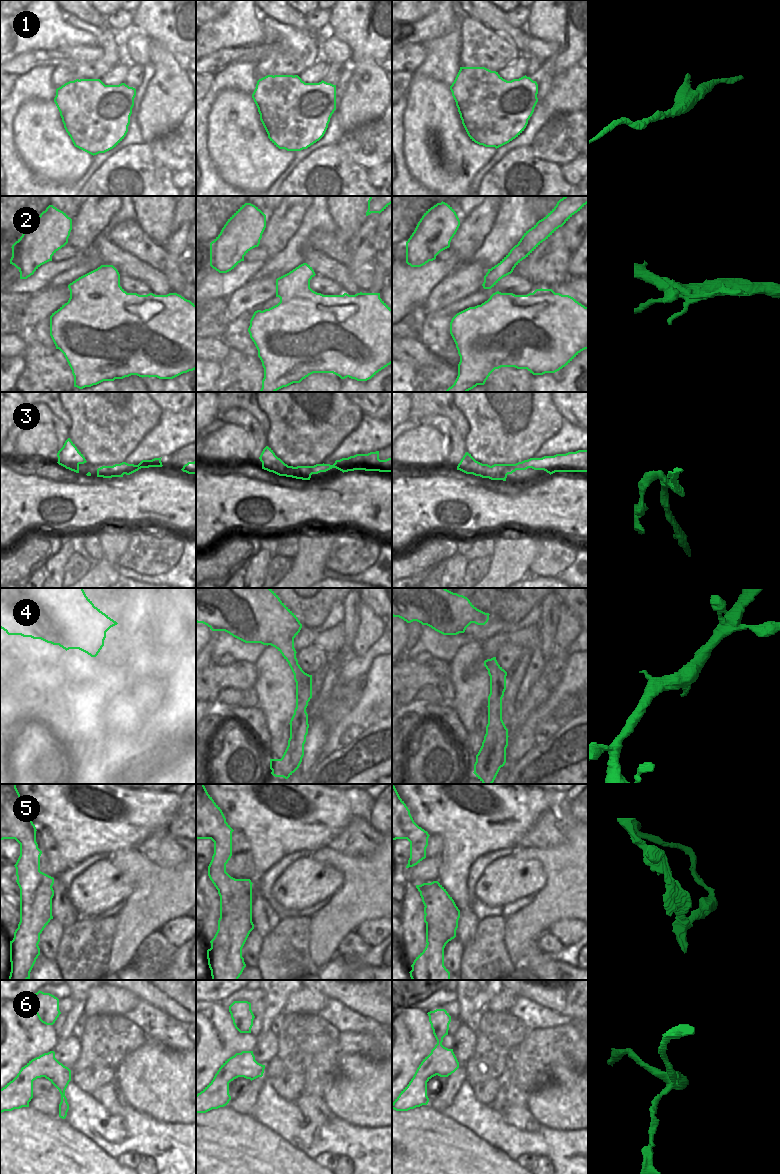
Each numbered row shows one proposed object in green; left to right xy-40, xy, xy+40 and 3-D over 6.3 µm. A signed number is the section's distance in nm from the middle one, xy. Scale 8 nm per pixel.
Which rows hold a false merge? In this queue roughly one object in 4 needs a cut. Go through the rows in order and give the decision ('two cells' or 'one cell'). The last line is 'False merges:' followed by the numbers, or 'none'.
1: two cells
2: one cell
3: two cells
4: one cell
5: two cells
6: two cells
False merges: 1, 3, 5, 6

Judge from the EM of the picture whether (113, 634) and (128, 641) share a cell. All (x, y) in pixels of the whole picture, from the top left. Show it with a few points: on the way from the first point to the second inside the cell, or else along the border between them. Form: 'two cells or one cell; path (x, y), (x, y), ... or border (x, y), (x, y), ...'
two cells; border (126, 635), (120, 641)

